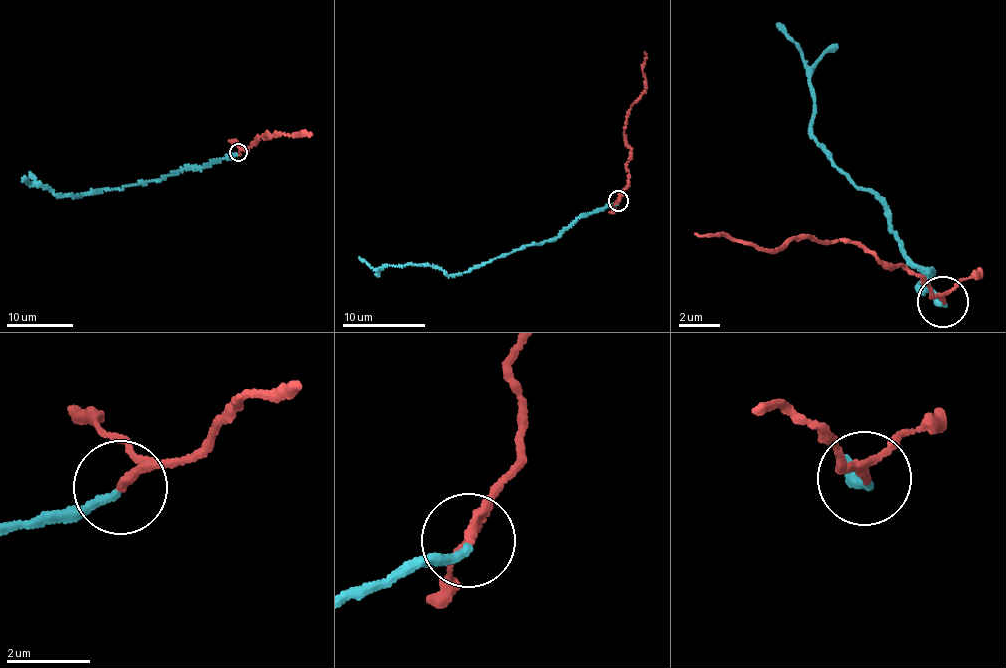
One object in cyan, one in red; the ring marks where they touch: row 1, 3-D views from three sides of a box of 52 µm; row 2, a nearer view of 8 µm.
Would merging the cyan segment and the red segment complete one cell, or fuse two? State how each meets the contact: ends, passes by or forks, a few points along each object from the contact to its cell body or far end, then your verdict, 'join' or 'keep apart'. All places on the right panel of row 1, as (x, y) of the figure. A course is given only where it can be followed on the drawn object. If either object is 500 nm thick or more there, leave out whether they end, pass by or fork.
cyan ends | red passes by | cyan via (944, 305), (915, 281), (932, 271), (916, 268), (901, 249), (871, 187), (814, 137), (813, 77), (774, 22) | red via (944, 301), (915, 275), (876, 260), (858, 244), (767, 246), (693, 234) | keep apart

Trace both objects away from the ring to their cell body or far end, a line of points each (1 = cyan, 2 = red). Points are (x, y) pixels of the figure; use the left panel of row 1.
1: (239, 153), (178, 170), (163, 178), (81, 194), (58, 196), (40, 184), (31, 185), (23, 179)
2: (239, 152), (267, 136), (265, 134), (272, 137), (310, 135)

